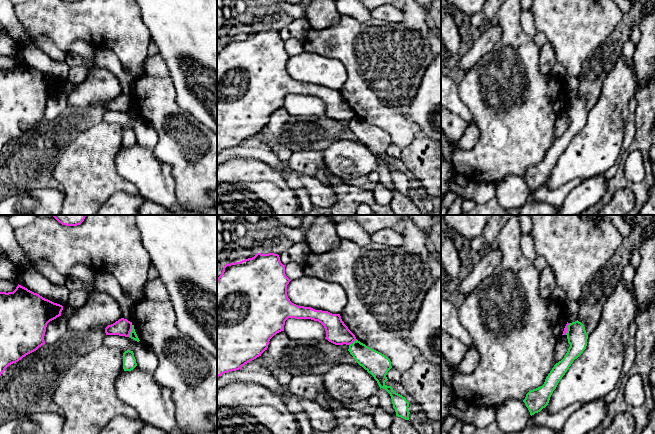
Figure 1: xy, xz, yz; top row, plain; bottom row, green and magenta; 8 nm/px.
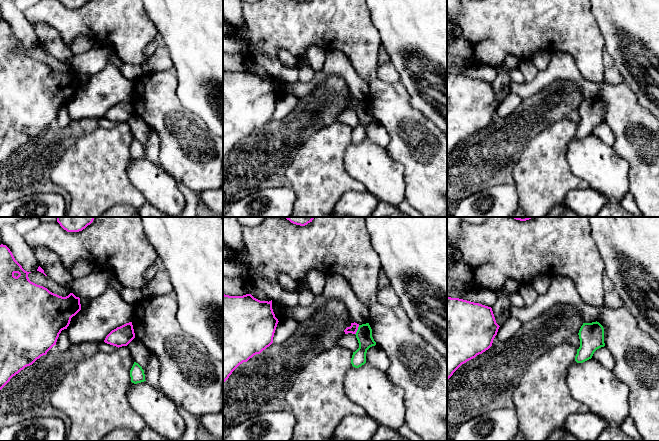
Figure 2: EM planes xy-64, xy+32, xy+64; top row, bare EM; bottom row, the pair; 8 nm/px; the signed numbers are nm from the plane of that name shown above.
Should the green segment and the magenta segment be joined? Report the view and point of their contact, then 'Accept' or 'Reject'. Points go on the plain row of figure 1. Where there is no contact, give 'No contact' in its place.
Touches green at xy (131, 107). Reject

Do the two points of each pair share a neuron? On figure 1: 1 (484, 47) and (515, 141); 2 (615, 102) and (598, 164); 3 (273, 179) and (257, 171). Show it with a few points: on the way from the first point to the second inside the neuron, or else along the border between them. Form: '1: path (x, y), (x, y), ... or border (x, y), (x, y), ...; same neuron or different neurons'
1: border (500, 34), (495, 45), (469, 69); different neurons
2: path (608, 117), (598, 149); same neuron
3: path (269, 179), (265, 179), (261, 175); same neuron

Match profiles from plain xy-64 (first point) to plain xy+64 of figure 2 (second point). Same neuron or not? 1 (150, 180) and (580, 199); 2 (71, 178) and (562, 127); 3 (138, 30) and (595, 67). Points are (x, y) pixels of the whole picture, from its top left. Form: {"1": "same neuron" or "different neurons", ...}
{"1": "different neurons", "2": "same neuron", "3": "same neuron"}

